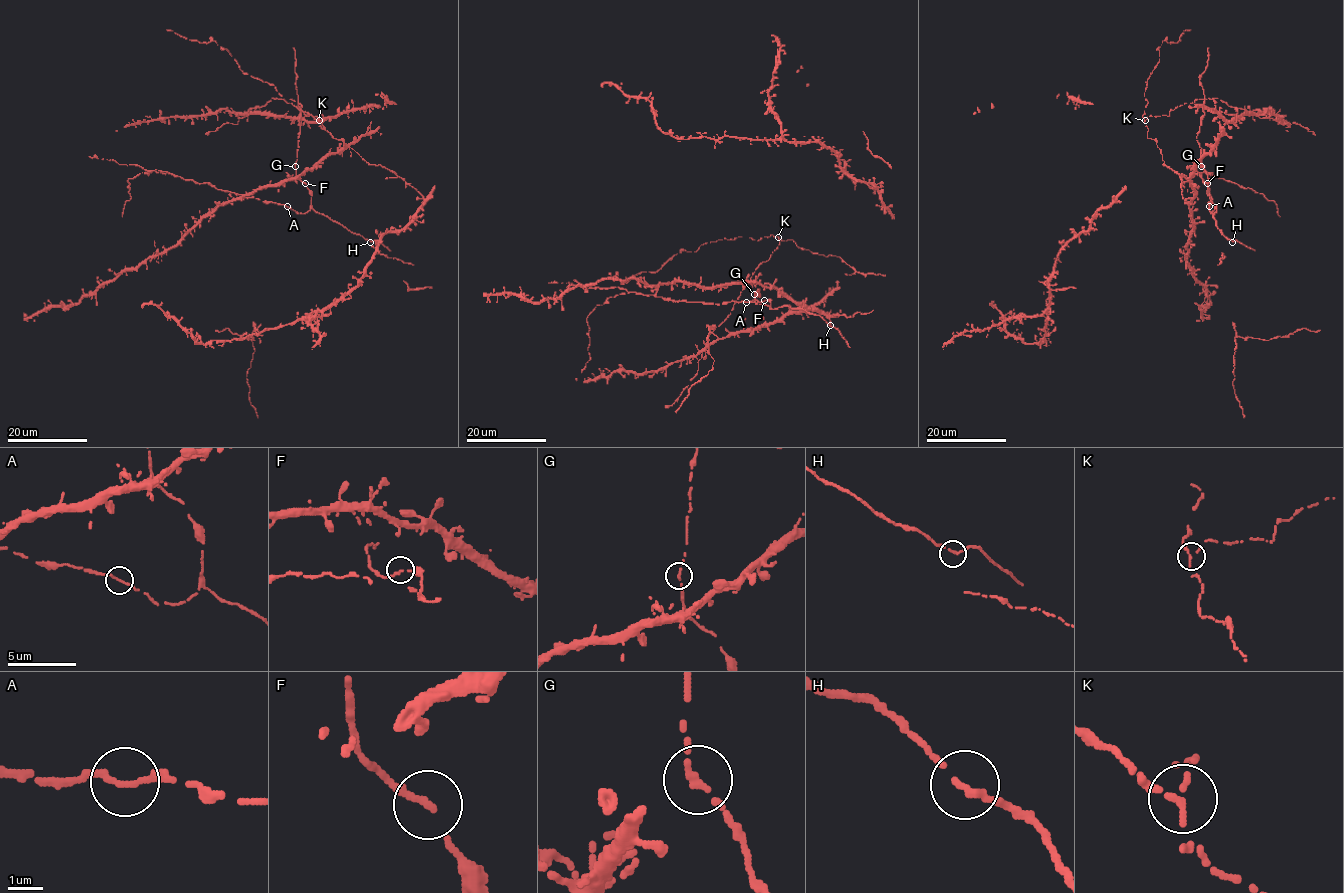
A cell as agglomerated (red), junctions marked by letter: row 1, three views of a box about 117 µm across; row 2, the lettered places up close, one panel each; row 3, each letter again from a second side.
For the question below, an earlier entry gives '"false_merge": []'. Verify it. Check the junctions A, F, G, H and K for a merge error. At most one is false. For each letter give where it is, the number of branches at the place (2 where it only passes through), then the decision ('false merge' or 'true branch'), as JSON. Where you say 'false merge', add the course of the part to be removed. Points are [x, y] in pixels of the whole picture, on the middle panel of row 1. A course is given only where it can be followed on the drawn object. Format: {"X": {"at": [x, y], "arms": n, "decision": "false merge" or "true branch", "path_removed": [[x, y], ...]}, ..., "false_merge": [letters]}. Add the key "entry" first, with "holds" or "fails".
{"entry": "fails", "A": {"at": [746, 302], "arms": 2, "decision": "true branch"}, "F": {"at": [764, 300], "arms": 2, "decision": "true branch"}, "G": {"at": [754, 294], "arms": 2, "decision": "true branch"}, "H": {"at": [830, 325], "arms": 2, "decision": "true branch"}, "K": {"at": [778, 237], "arms": 2, "decision": "false merge", "path_removed": [[778, 238], [779, 244], [767, 261], [755, 270], [724, 321], [709, 335], [697, 373], [665, 407]]}, "false_merge": ["K"]}

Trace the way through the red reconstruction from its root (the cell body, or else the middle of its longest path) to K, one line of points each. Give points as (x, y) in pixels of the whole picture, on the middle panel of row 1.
K: (745, 287), (755, 269), (776, 249), (778, 238)

